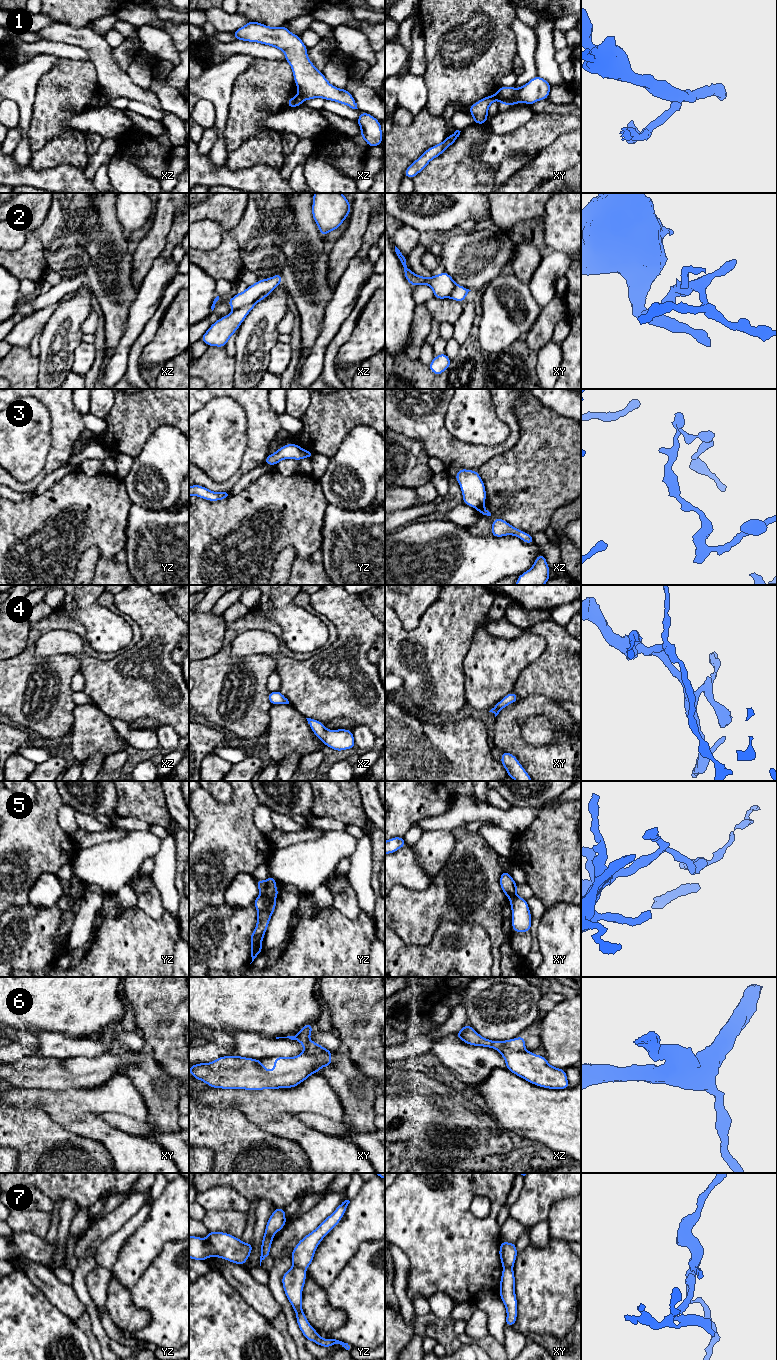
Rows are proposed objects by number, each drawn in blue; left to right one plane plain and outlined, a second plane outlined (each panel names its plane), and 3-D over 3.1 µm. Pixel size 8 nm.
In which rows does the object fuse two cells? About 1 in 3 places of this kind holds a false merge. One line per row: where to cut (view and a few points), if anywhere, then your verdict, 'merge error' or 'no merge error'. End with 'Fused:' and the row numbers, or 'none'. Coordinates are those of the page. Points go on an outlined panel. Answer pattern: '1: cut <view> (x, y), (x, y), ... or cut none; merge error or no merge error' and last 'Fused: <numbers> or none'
1: cut xz (298, 94), (304, 100); merge error
2: cut xz (271, 290), (262, 293), (252, 302), (234, 310); merge error
3: cut xz (482, 504), (476, 508); merge error
4: cut none; no merge error
5: cut yz (260, 894), (274, 899); merge error
6: cut xz (525, 1050), (500, 1052); merge error
7: cut yz (293, 1265), (304, 1270); merge error
Fused: 1, 2, 3, 5, 6, 7

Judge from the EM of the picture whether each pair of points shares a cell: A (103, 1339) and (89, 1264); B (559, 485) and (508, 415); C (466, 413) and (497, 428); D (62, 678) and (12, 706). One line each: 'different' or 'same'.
A: same
B: different
C: same
D: same

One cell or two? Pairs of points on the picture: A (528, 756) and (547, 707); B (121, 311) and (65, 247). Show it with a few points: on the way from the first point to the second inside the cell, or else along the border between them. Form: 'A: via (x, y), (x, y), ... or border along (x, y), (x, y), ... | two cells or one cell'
A: via (513, 738), (513, 718), (522, 709), (529, 707) | one cell
B: border along (81, 246), (88, 255), (88, 264), (84, 273) | two cells

